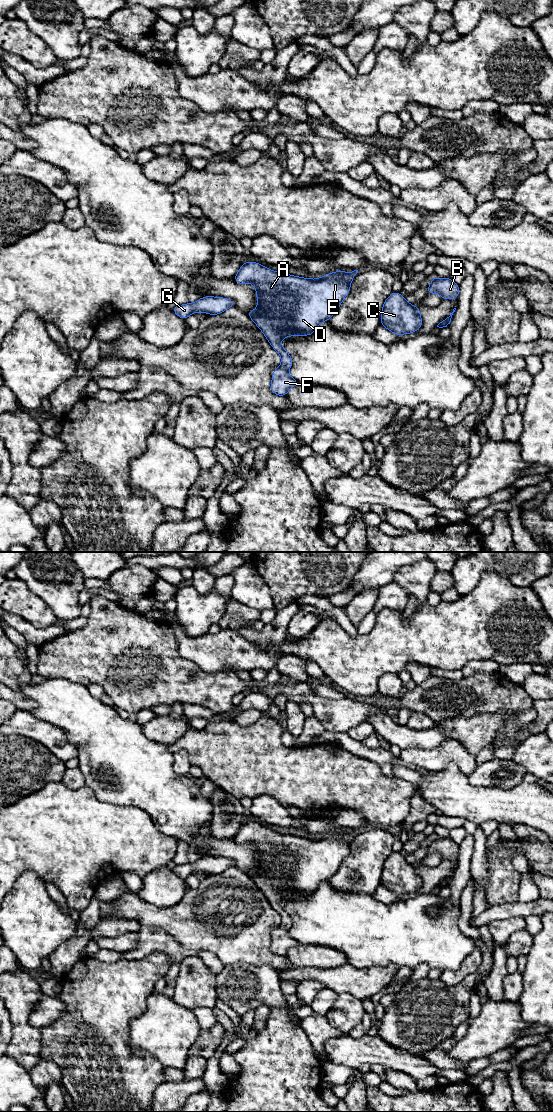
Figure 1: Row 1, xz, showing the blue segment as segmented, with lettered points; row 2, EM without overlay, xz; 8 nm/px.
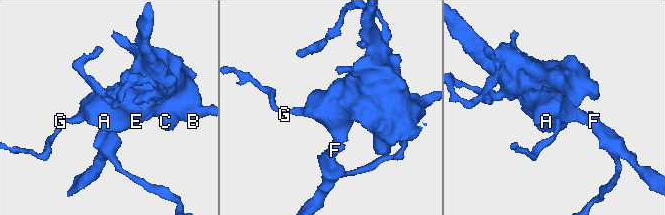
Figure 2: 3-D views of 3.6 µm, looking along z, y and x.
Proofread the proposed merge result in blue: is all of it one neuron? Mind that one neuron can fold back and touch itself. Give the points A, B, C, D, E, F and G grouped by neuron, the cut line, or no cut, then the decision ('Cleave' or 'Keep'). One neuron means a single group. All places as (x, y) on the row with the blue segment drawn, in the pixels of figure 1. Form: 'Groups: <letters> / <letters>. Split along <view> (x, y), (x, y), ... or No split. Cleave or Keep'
Groups: A B C D E F G. No split. Keep

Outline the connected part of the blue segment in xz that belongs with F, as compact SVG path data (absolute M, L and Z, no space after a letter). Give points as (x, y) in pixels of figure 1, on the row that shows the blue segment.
M244 262L235 275L238 284L251 283L256 287L257 308L248 311L247 315L263 332L272 348L281 356L281 366L272 374L271 391L275 395L286 396L289 389L298 385L288 370L292 367L293 360L288 352L282 347L281 339L292 335L312 335L317 326L330 320L338 311L342 300L350 292L350 284L358 270L351 273L337 271L328 273L319 279L297 277L289 274L281 274L270 270L257 262Z

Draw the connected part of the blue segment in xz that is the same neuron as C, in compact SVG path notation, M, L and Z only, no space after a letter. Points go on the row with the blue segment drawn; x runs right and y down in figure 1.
M392 292L381 311L381 325L396 335L414 333L422 327L420 308L408 303L399 292Z

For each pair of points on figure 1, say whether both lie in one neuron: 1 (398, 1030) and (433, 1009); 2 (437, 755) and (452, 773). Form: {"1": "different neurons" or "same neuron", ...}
{"1": "same neuron", "2": "different neurons"}

